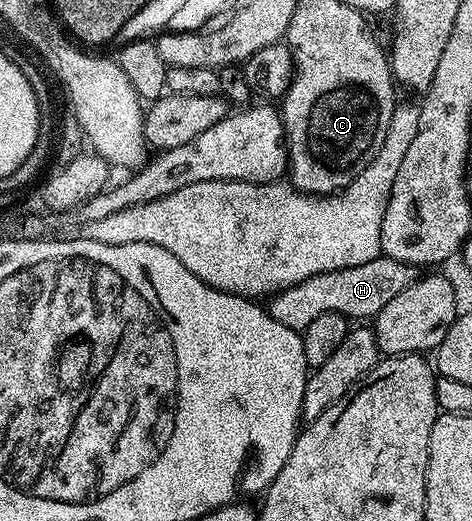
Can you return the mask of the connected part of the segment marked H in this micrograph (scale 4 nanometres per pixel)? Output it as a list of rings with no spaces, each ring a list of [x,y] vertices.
[[[380,254],[373,258],[373,262],[349,266],[345,270],[329,270],[325,274],[313,274],[313,278],[305,278],[284,292],[276,292],[266,301],[265,310],[274,320],[300,334],[322,312],[336,312],[355,322],[367,322],[376,316],[381,306],[386,306],[391,299],[397,298],[397,294],[401,294],[401,290],[415,283],[415,272],[416,265],[397,262],[397,258]]]

